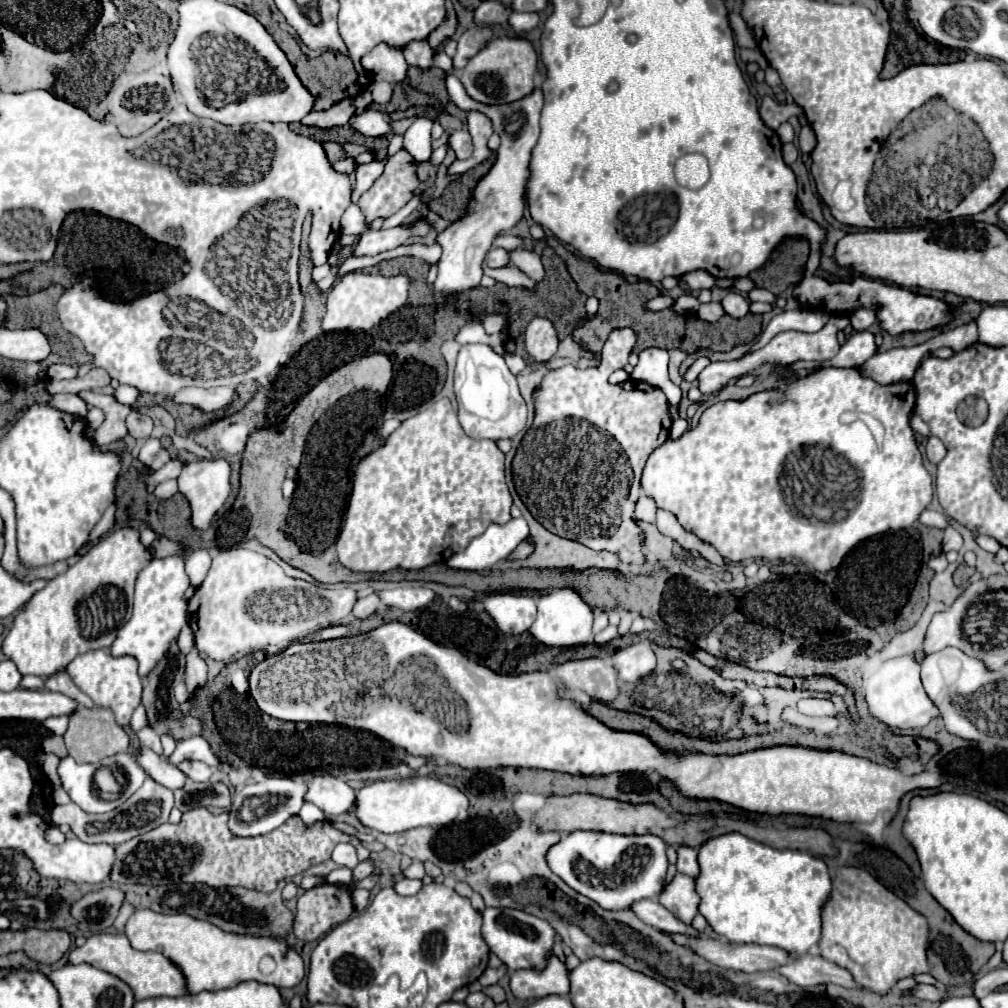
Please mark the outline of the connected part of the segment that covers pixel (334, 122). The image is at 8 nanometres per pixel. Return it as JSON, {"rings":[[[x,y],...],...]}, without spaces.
{"rings":[[[344,100],[326,112],[306,114],[300,120],[300,124],[316,126],[316,128],[336,128],[336,126],[344,126],[352,114],[354,114],[354,100]]]}

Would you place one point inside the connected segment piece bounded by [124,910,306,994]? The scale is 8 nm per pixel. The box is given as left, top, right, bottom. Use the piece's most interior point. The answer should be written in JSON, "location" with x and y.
{"location":[211,959]}

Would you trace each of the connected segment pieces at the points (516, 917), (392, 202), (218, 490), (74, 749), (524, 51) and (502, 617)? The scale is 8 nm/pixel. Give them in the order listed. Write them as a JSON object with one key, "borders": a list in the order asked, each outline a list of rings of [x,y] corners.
{"borders":[[[[486,908],[482,912],[482,918],[482,936],[490,952],[494,952],[510,970],[544,968],[546,956],[552,954],[552,940],[556,934],[546,920],[510,908]]],[[[400,148],[394,156],[388,156],[382,176],[370,190],[360,196],[360,210],[370,224],[376,218],[388,218],[410,202],[418,188],[418,164]]],[[[224,458],[196,460],[184,464],[178,478],[180,492],[192,506],[192,524],[206,530],[214,514],[222,508],[230,494],[230,464]]],[[[76,708],[70,714],[70,726],[64,734],[64,742],[68,748],[68,754],[76,762],[100,762],[102,758],[116,756],[120,752],[128,752],[130,742],[128,734],[122,730],[122,726],[116,724],[112,710],[108,708]]],[[[496,38],[468,60],[460,80],[474,100],[484,104],[506,104],[520,100],[534,90],[534,74],[536,74],[536,52],[528,40]]],[[[496,592],[488,594],[482,602],[484,610],[492,616],[498,629],[506,634],[526,632],[536,618],[536,602],[532,596]]]]}

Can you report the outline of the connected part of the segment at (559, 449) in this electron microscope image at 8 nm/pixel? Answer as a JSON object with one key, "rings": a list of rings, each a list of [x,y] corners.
{"rings":[[[618,328],[608,336],[598,366],[586,370],[562,366],[548,370],[542,376],[542,382],[532,392],[532,428],[522,438],[512,460],[512,482],[530,514],[552,534],[572,538],[592,550],[614,552],[624,564],[642,566],[642,532],[632,520],[632,512],[640,496],[640,476],[644,464],[654,448],[668,440],[672,420],[662,390],[634,380],[616,386],[608,382],[612,366],[626,364],[628,352],[632,352],[634,344],[634,330]]]}

